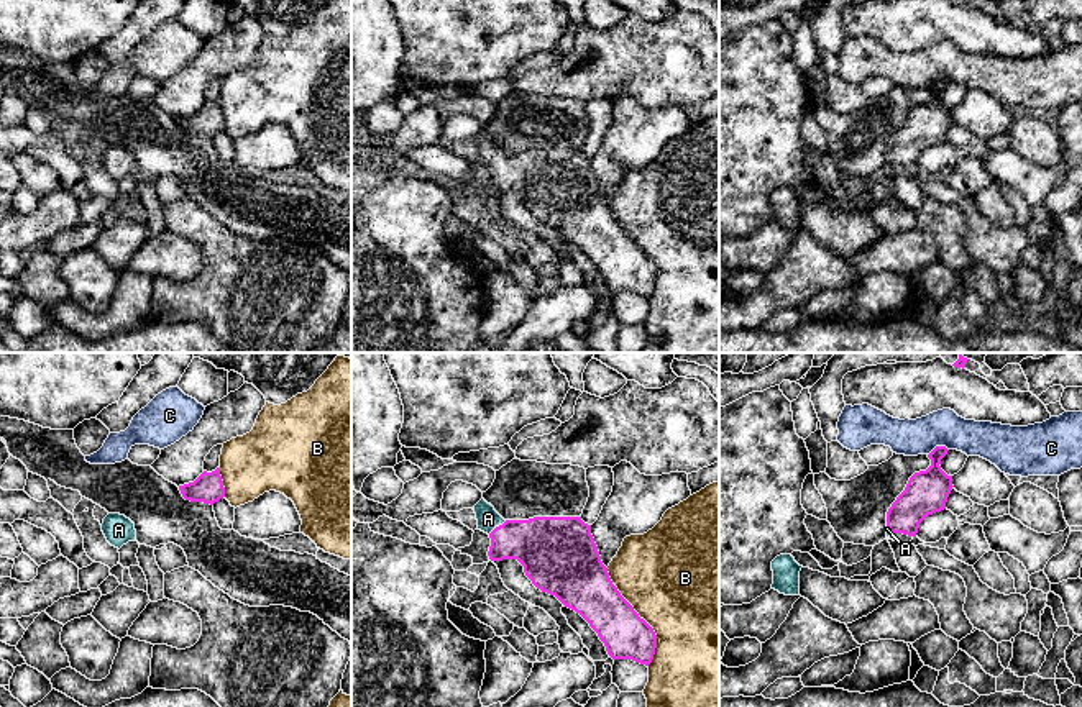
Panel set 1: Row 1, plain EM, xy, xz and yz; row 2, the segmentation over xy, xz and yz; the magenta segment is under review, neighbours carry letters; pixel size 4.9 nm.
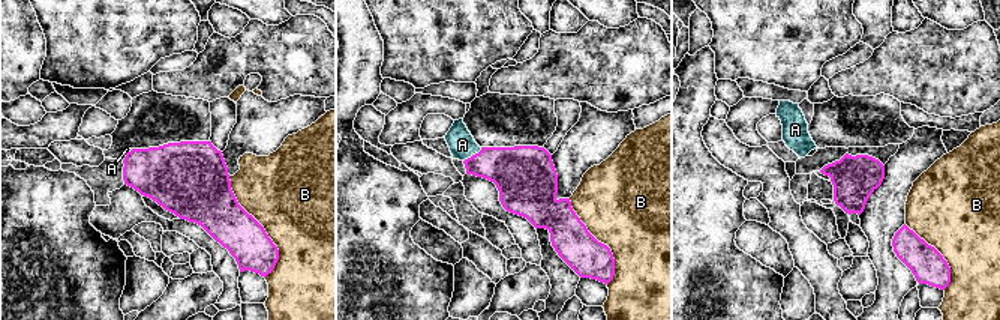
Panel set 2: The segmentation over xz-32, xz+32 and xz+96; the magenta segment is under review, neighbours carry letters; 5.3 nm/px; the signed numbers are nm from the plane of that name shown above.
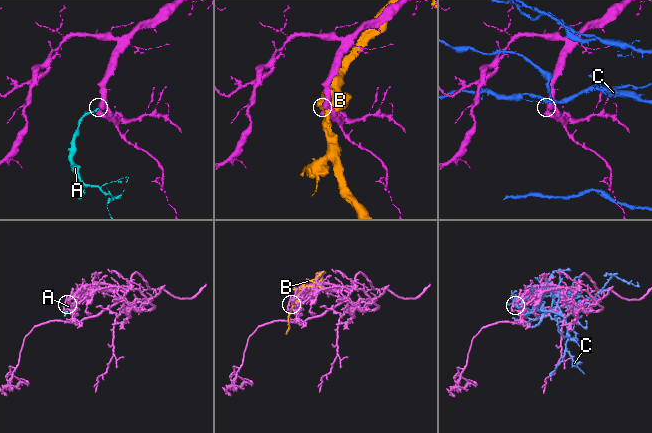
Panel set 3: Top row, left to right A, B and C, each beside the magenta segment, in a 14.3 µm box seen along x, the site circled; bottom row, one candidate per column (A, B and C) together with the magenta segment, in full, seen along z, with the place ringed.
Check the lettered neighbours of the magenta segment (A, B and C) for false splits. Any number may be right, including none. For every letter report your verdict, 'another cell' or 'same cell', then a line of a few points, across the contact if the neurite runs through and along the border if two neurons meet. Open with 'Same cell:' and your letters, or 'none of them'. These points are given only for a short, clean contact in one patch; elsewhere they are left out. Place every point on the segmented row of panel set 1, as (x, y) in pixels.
Same cell: A
A: same cell | xz (544, 545), (511, 540), (496, 527), (488, 519)
B: another cell
C: another cell

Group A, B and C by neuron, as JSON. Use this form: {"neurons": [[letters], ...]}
{"neurons": [["A"], ["B"], ["C"]]}

